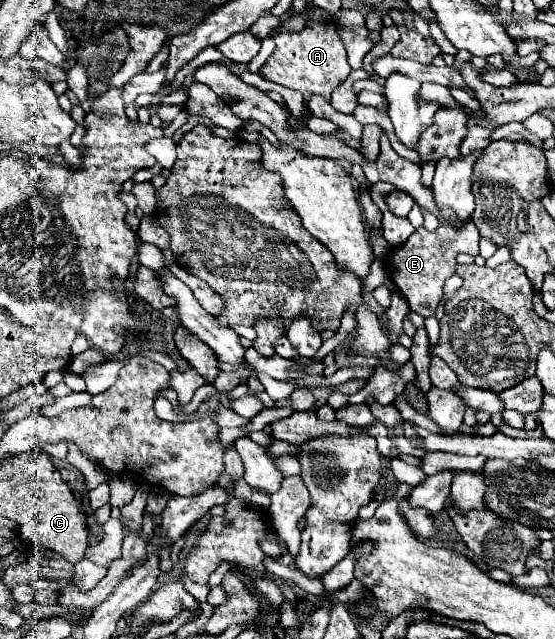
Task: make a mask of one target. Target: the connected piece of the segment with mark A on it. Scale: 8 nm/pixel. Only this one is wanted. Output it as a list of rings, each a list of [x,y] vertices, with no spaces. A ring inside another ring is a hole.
[[[307,21],[301,31],[279,31],[271,39],[275,41],[275,51],[261,67],[261,77],[267,81],[279,83],[287,89],[295,89],[303,93],[305,105],[311,95],[321,95],[323,99],[331,101],[333,89],[347,79],[351,67],[347,63],[347,51],[339,37],[343,27],[335,23],[319,23]]]

